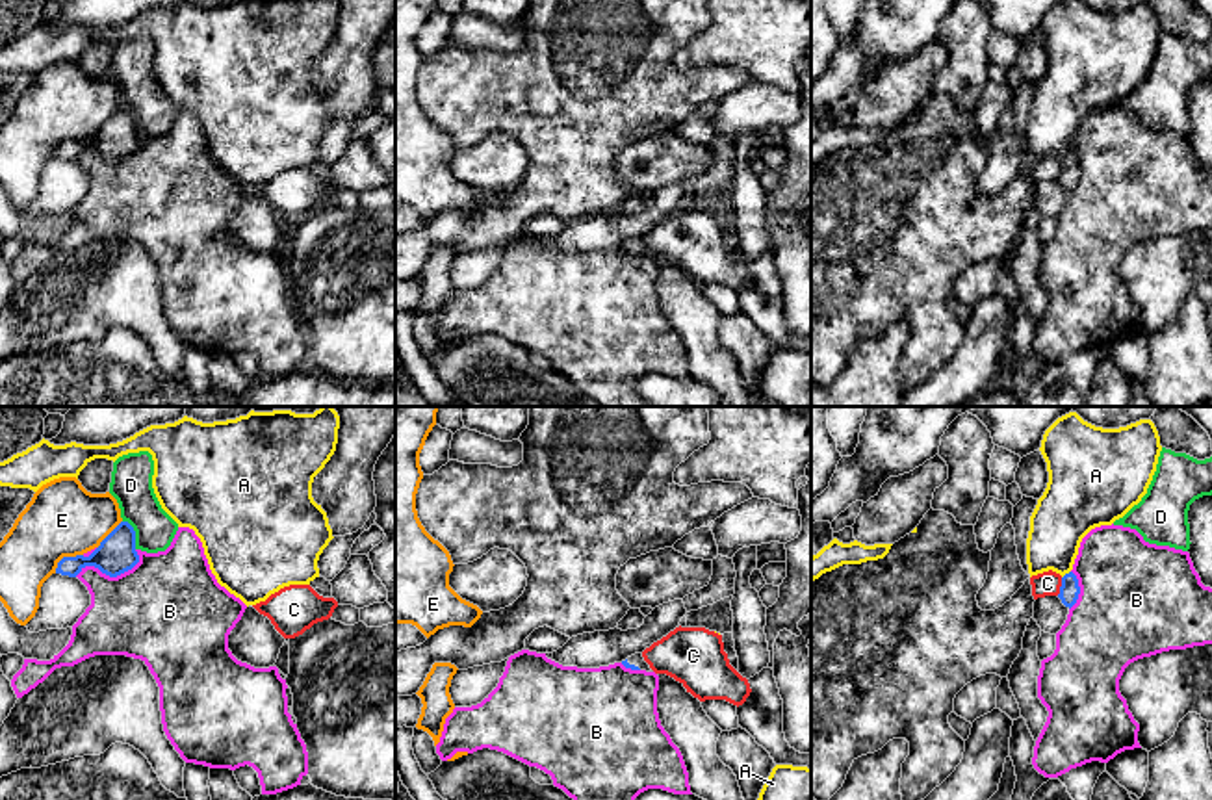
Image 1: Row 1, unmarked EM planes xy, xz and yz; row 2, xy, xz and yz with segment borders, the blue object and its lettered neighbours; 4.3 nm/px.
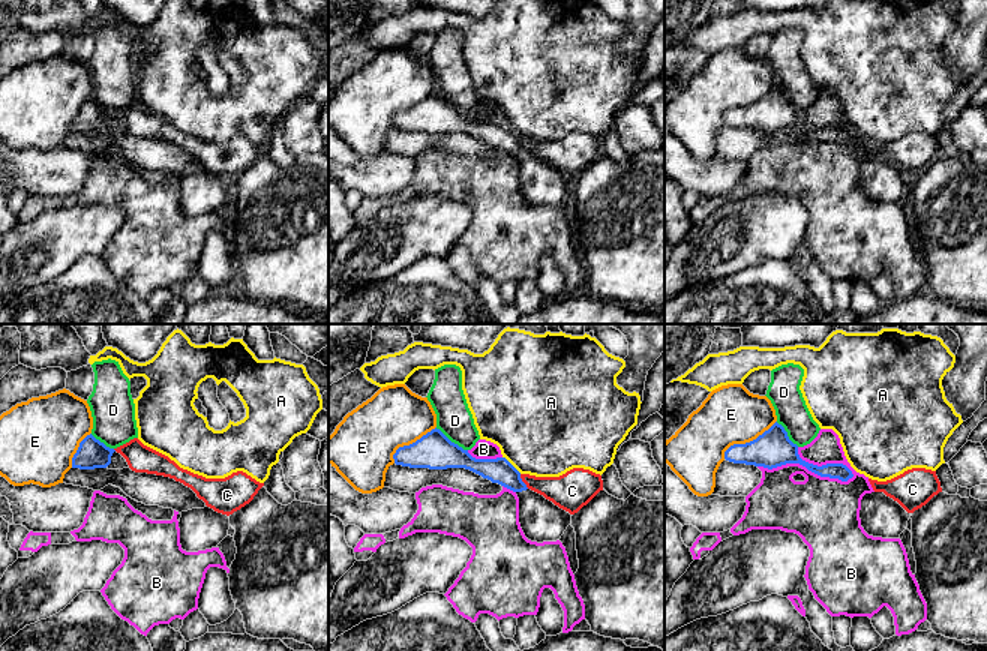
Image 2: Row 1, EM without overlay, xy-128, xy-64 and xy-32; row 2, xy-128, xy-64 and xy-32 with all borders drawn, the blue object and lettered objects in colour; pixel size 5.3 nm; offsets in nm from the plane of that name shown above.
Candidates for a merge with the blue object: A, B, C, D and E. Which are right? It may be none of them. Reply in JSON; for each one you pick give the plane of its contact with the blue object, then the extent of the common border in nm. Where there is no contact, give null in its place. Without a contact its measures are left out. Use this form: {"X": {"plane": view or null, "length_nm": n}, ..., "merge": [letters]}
{"merge": []}

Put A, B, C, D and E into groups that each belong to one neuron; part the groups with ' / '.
A / B / C / D / E

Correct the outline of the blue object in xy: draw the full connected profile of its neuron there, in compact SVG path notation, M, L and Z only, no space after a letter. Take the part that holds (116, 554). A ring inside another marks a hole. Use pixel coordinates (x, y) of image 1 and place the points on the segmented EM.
M121 522L89 557L63 557L56 574L76 577L85 566L95 566L102 574L117 577L137 562L135 531L128 522Z

